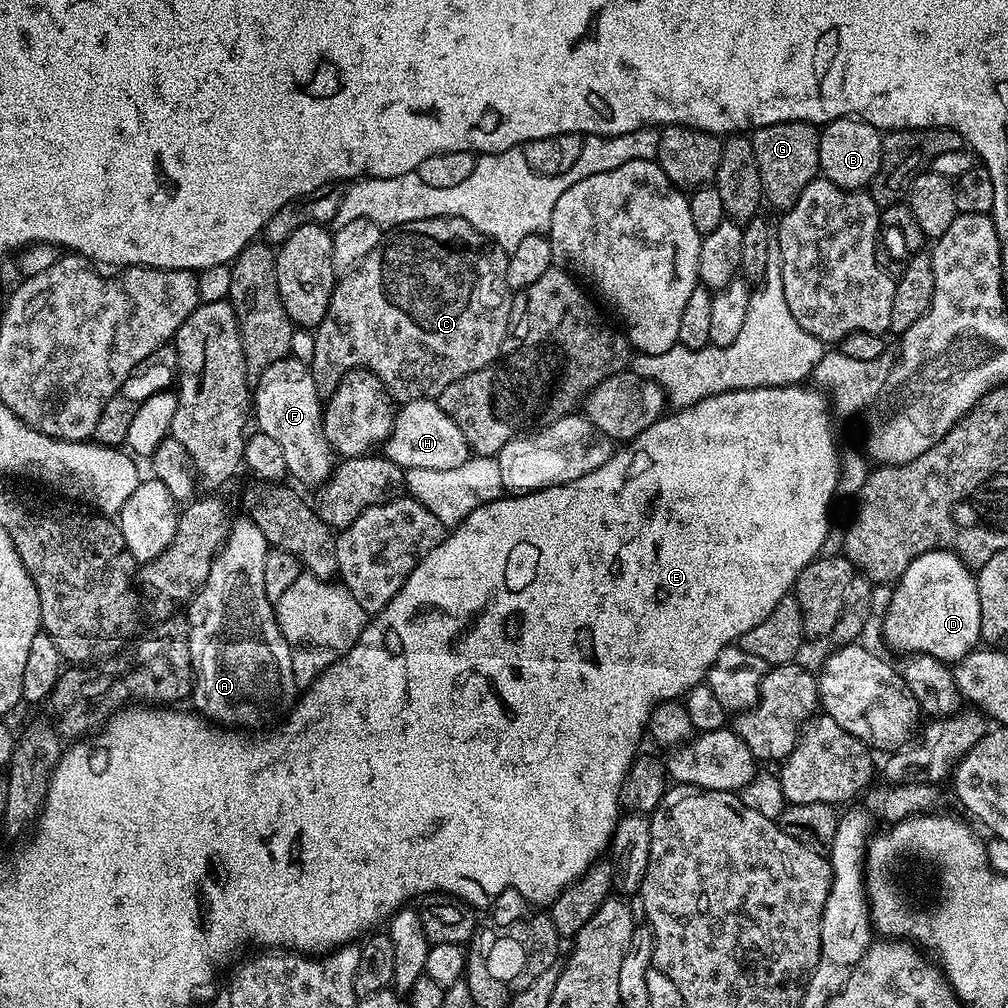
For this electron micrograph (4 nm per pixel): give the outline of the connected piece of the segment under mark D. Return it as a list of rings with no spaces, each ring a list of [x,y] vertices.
[[[937,550],[914,558],[914,562],[906,566],[900,579],[895,581],[893,598],[883,616],[882,625],[884,625],[885,642],[890,647],[897,648],[900,654],[933,656],[935,660],[945,662],[957,662],[966,658],[981,643],[982,606],[978,602],[978,586],[973,569],[953,552]]]

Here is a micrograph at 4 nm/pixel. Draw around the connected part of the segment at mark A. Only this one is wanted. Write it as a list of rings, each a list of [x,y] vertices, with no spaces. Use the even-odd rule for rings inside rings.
[[[233,519],[224,545],[212,559],[206,582],[187,605],[194,677],[190,703],[216,726],[256,730],[287,717],[298,699],[292,651],[276,621],[274,603],[266,598],[265,563],[269,549],[262,530],[252,519]]]

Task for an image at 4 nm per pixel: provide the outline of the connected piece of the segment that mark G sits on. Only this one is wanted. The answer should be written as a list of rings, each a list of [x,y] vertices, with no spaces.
[[[801,120],[778,122],[765,128],[755,129],[750,139],[754,146],[754,158],[758,158],[758,170],[764,187],[764,199],[770,205],[787,210],[798,202],[798,194],[806,190],[810,181],[817,179],[820,172],[818,146],[820,133],[817,125]]]

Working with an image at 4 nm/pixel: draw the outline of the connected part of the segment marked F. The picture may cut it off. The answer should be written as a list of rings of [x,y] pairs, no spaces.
[[[285,358],[274,362],[259,373],[260,381],[255,381],[254,391],[250,396],[250,412],[256,415],[255,427],[261,432],[270,434],[278,446],[282,446],[282,455],[286,457],[288,476],[301,480],[304,484],[319,486],[332,475],[334,471],[334,453],[324,437],[322,427],[322,396],[316,391],[316,383],[312,377],[312,369],[305,361],[295,358]]]

